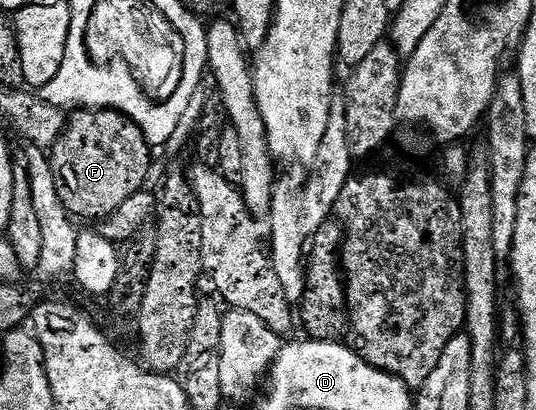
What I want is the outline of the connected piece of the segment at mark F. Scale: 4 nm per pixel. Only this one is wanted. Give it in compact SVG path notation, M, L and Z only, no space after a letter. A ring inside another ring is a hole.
M81 108L74 114L52 146L48 165L53 170L59 200L74 219L104 220L119 204L131 200L135 192L146 189L151 147L141 129L118 110Z

